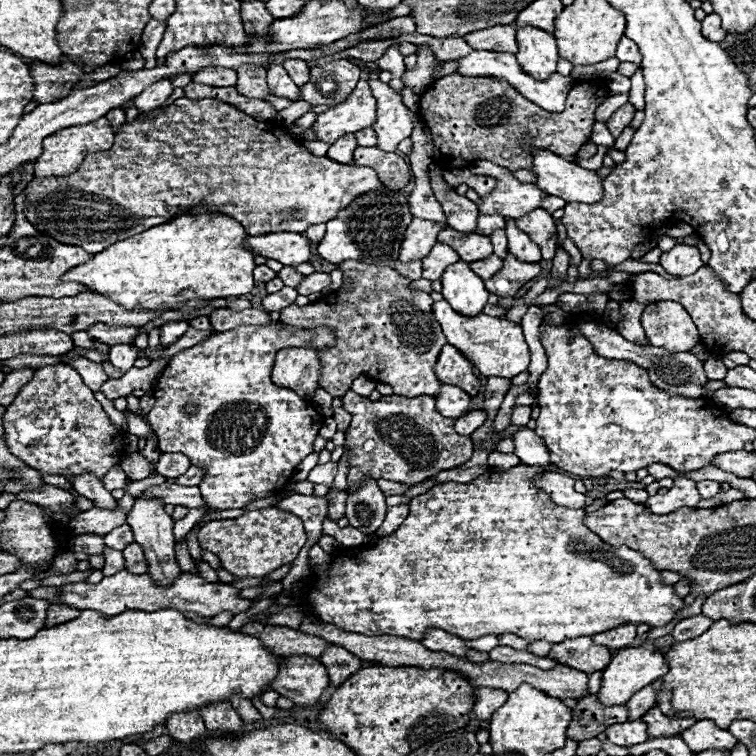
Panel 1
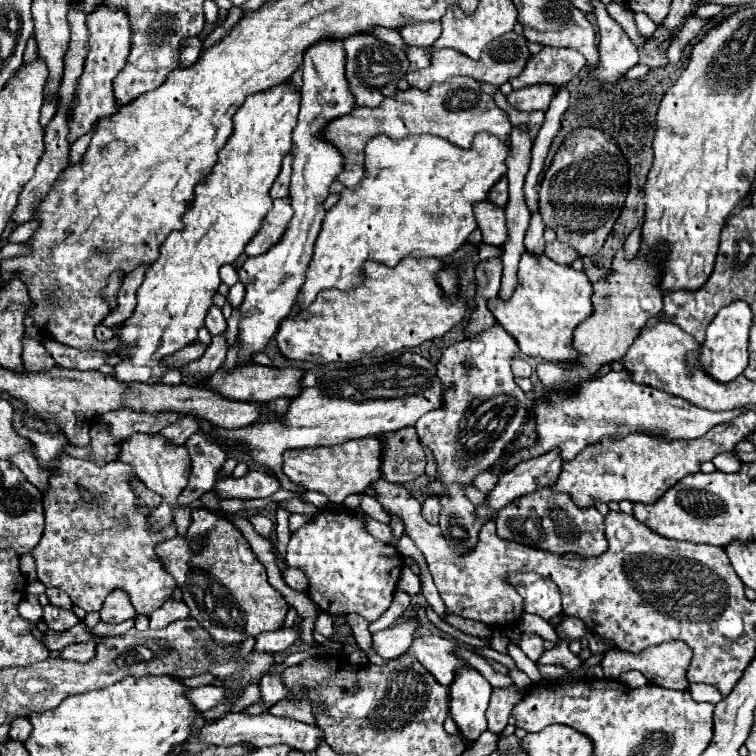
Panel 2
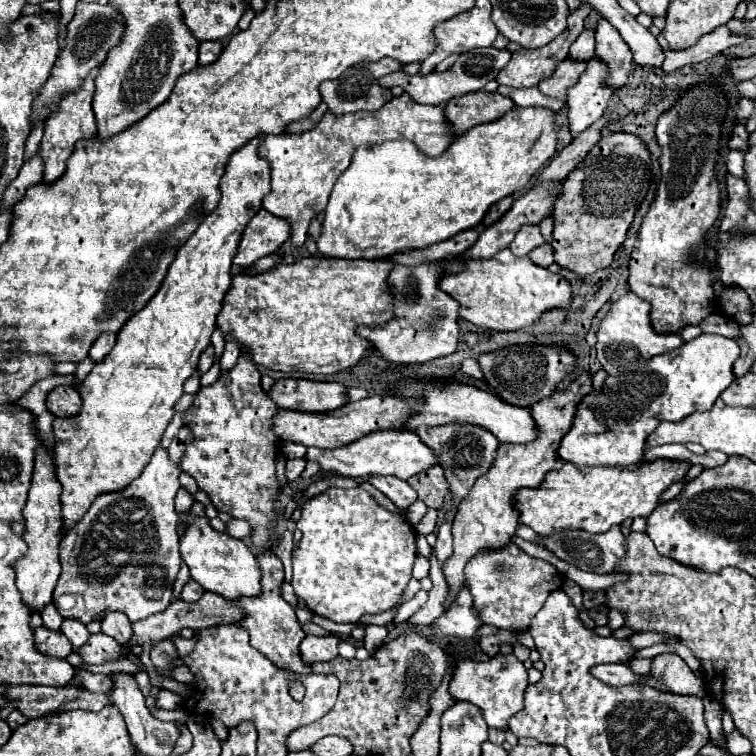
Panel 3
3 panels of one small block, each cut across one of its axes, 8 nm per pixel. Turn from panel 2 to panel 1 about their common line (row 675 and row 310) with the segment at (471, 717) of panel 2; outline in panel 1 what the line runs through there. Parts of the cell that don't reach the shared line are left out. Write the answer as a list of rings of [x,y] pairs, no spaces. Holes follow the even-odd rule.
[[[458,260],[456,264],[450,264],[440,280],[442,296],[456,312],[464,316],[476,316],[486,306],[490,292],[486,292],[484,280],[470,270],[468,262]]]

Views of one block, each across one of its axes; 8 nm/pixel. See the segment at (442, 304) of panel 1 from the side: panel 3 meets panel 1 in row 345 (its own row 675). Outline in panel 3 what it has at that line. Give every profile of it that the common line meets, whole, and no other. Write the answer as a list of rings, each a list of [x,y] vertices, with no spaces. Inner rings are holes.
[[[496,654],[488,662],[478,662],[466,656],[452,656],[450,694],[454,700],[468,700],[482,708],[484,720],[490,728],[506,728],[508,718],[522,710],[522,694],[528,686],[528,674],[524,664],[514,654]]]

